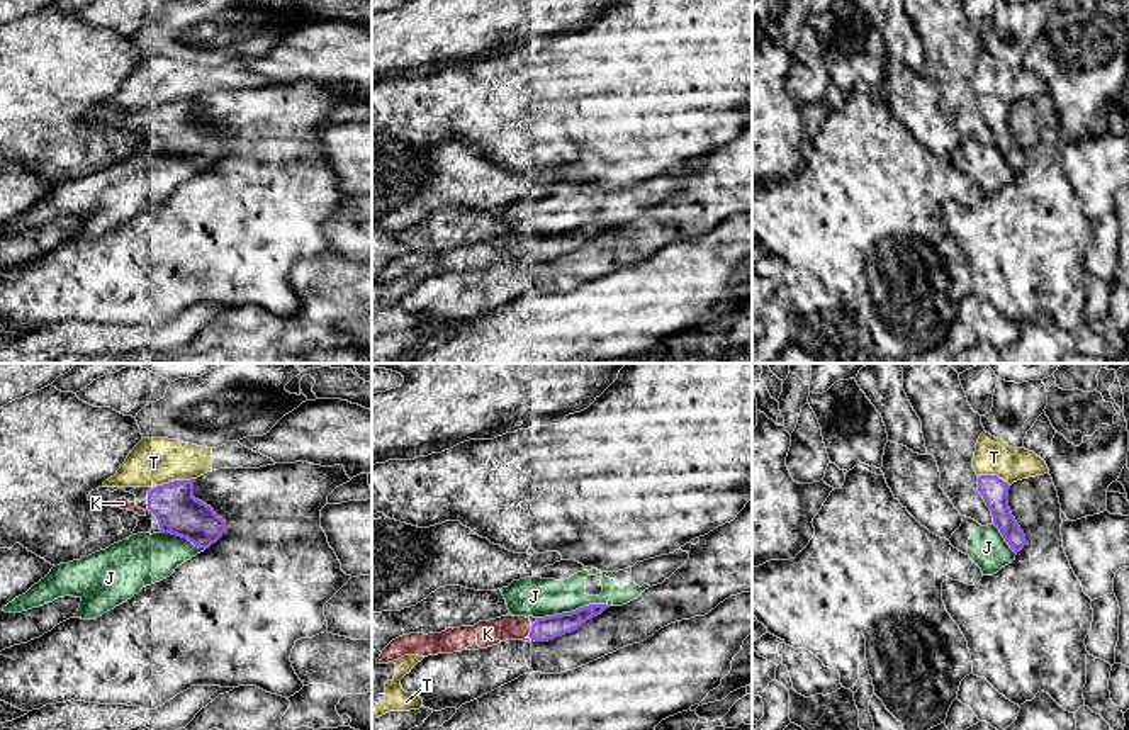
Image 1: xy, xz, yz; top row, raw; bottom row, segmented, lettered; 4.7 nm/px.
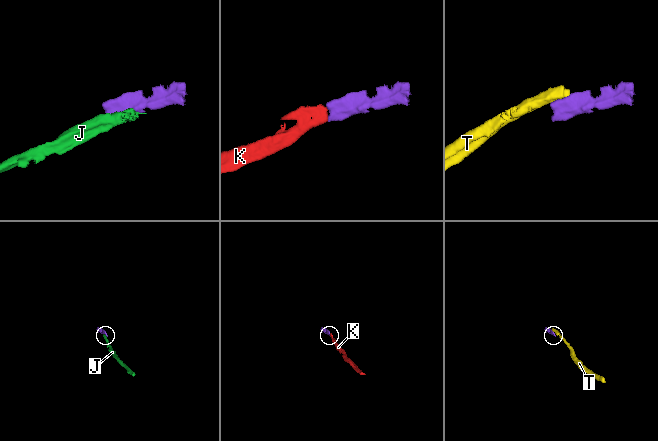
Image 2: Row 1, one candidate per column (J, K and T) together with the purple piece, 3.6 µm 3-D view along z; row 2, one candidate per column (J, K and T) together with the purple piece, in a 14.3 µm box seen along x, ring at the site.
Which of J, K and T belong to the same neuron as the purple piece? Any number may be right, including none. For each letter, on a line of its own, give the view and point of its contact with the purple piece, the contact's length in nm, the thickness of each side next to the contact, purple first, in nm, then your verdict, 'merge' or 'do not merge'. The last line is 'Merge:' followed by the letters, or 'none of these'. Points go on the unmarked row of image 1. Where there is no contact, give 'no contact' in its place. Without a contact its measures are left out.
J: xz (571, 231) | 340 nm | 110/190 nm | do not merge
K: xz (532, 250) | 60 nm | 110/120 nm | merge
T: xy (175, 101) | 180 nm | 200/220 nm | do not merge
Merge: K

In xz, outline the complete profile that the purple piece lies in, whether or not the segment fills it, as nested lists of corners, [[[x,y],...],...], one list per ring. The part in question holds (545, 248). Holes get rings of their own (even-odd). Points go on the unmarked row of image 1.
[[[589,224],[584,227],[579,227],[570,233],[562,233],[562,234],[553,234],[553,236],[545,236],[545,238],[536,238],[535,243],[530,241],[526,236],[501,236],[496,239],[489,241],[479,241],[474,246],[460,246],[460,248],[447,248],[441,253],[409,253],[402,255],[396,260],[392,260],[380,273],[377,278],[377,284],[389,284],[394,282],[404,275],[419,275],[419,277],[428,277],[428,275],[438,275],[438,273],[453,273],[453,272],[462,272],[467,267],[472,267],[477,263],[480,268],[487,268],[492,265],[497,265],[499,261],[506,260],[523,260],[530,256],[535,261],[548,261],[555,256],[562,256],[565,253],[570,253],[577,250],[582,243],[587,239],[601,234],[606,227],[606,224]]]

